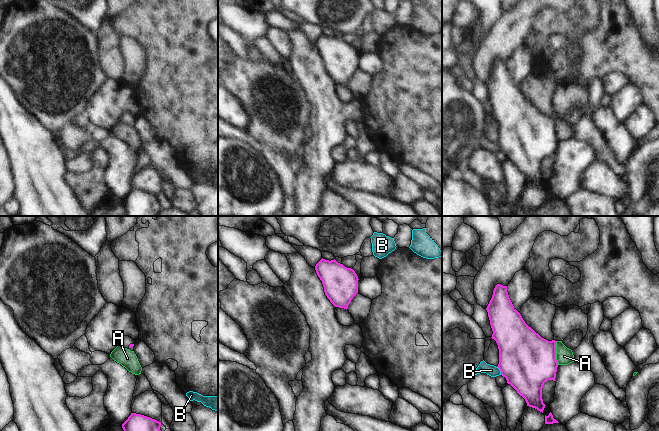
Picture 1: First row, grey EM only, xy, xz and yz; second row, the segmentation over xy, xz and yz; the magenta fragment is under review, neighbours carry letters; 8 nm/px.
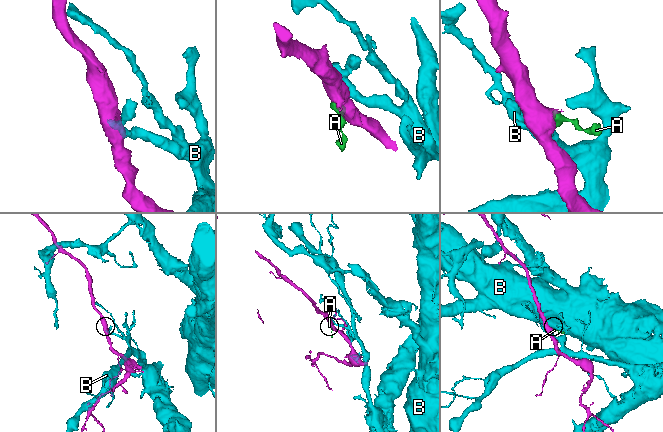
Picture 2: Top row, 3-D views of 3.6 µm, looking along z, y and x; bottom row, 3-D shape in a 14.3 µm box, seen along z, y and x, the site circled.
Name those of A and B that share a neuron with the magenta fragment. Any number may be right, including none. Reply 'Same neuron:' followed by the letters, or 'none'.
Same neuron: none

